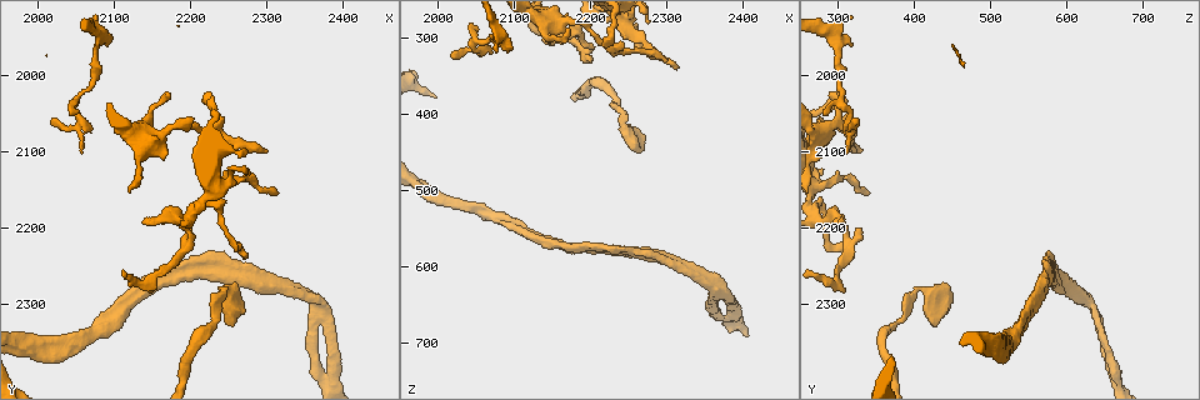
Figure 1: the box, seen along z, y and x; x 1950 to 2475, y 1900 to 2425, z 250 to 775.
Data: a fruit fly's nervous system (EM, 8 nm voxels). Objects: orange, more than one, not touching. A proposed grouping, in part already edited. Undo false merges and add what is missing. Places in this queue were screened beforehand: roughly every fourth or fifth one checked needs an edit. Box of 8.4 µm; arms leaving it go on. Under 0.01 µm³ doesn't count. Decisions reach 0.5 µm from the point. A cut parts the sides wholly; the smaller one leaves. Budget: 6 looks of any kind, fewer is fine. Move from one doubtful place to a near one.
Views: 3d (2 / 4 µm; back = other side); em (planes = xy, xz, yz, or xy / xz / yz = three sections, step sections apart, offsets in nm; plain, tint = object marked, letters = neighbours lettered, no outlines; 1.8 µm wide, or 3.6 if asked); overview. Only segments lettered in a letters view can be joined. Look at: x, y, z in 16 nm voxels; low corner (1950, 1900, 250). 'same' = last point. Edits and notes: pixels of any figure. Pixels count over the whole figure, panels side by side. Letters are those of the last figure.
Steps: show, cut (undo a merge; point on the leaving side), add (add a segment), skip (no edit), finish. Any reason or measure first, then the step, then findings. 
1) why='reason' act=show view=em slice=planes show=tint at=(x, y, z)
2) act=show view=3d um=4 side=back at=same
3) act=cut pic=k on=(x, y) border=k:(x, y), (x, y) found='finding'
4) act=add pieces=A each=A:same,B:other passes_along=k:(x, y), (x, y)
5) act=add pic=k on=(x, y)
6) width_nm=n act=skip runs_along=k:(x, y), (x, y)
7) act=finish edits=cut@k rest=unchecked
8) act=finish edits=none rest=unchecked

why='an open end' act=show view=em slice=yz step=16 show=letters at=(2265, 2270, 445)

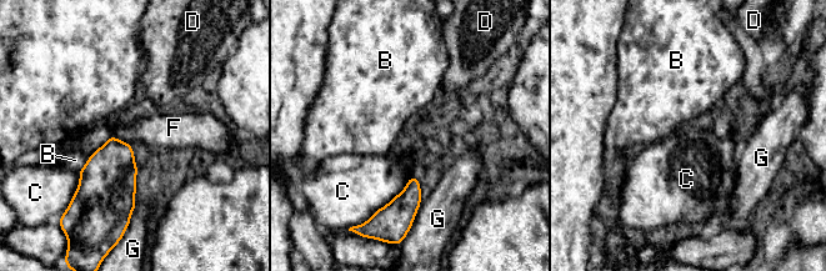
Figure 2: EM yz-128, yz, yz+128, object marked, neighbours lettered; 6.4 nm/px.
act=skip each=B:other,C:other,D:other,F:other,G:other border=2:(91, 154), (78, 171) found='none of them fits'

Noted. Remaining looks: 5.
why='free end' act=show view=em slice=xz step=8 show=letters at=(2210, 2235, 570)

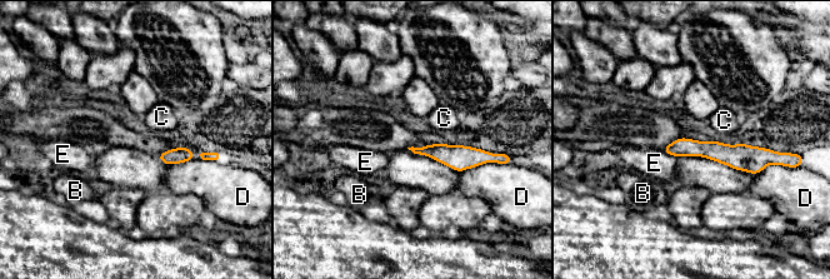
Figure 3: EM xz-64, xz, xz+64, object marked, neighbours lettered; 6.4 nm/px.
act=show view=em slice=planes show=letters at=same

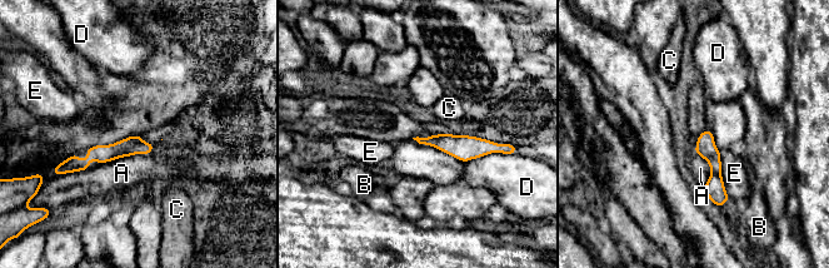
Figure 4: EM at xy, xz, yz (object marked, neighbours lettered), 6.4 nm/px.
longest_contact=D:600nm act=add pieces=A each=A:same,B:other,C:other,D:other,E:other passes_along=4:(131, 145), (130, 154), (121, 173) found='the neuron continues'

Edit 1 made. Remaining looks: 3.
act=finish edits=add@4 rest=unchecked

